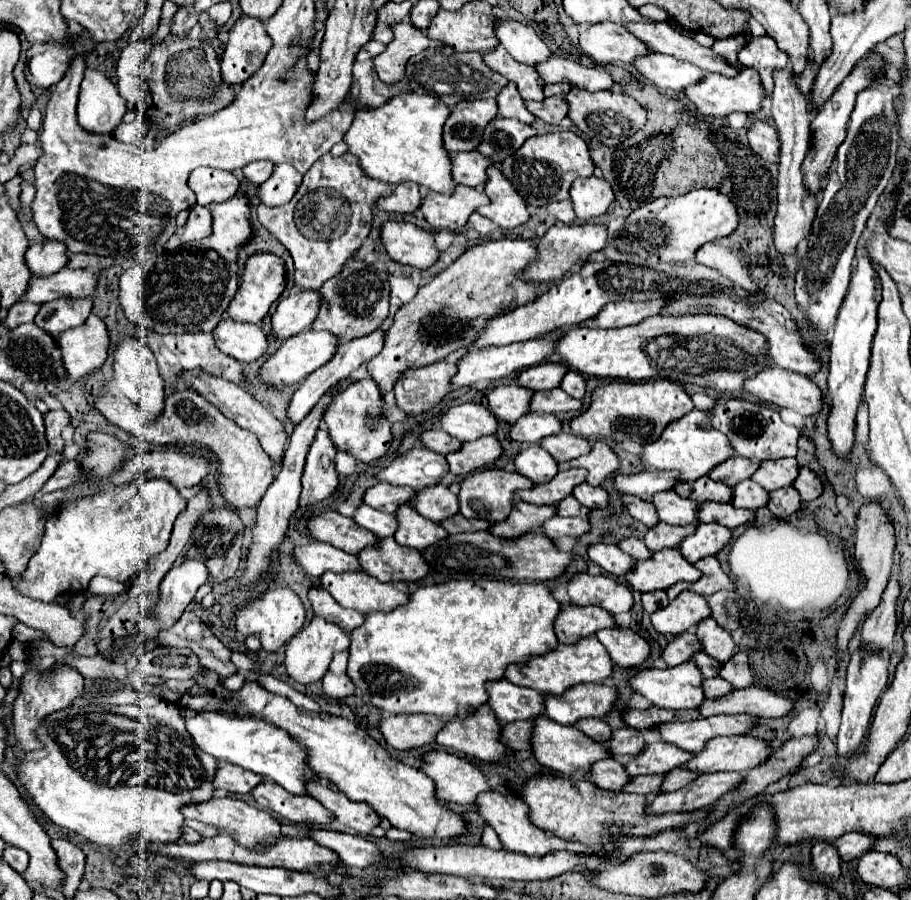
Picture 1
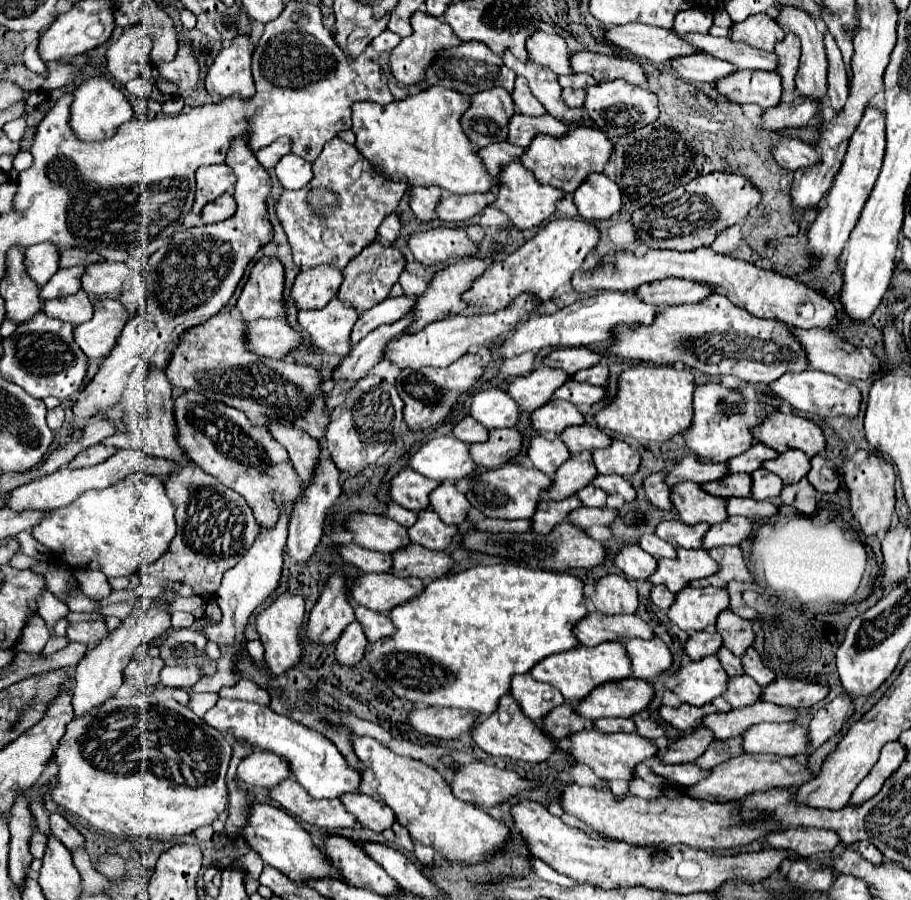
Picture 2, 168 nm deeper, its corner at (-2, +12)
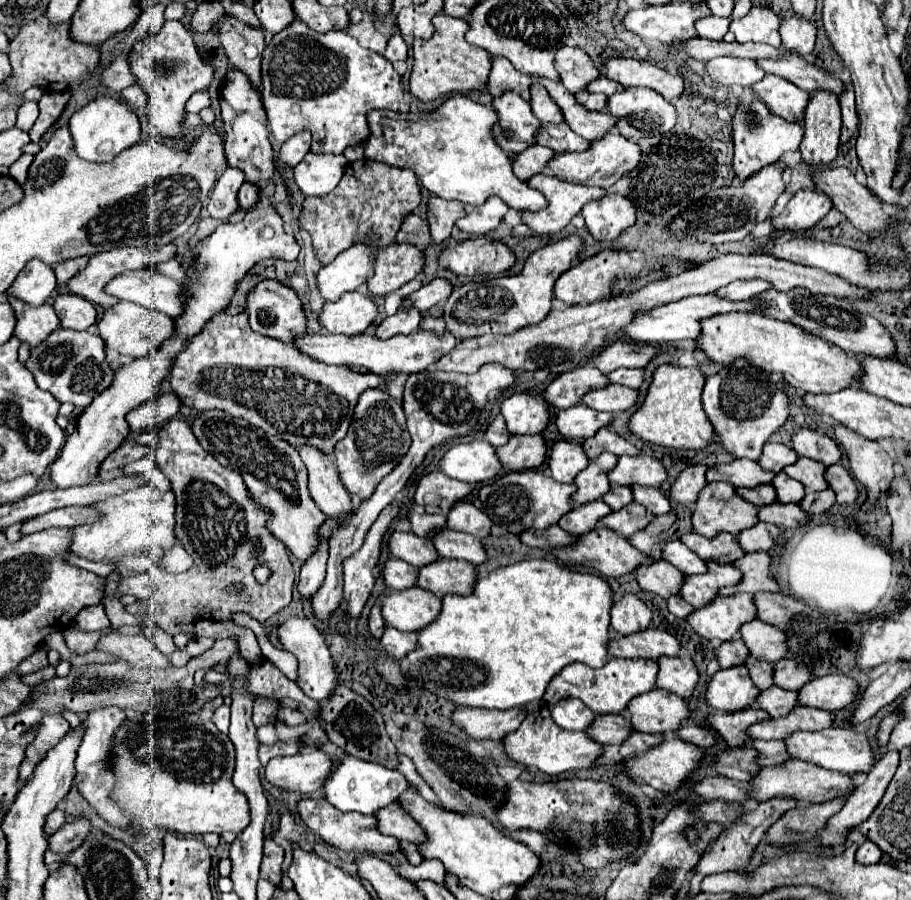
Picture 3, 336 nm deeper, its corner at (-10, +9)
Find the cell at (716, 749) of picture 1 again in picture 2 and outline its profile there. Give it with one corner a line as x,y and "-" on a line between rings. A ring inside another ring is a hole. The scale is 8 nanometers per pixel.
793,722
755,724
743,734
743,752
747,754
776,754
777,756
807,756
805,728

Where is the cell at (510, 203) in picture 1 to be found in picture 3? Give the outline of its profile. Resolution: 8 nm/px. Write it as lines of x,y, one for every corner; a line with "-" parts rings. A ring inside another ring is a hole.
535,175
529,185
549,199
549,207
545,207
545,211
537,211
533,215
523,211
523,221
539,235
563,231
585,203
607,195
605,189
573,185
553,175

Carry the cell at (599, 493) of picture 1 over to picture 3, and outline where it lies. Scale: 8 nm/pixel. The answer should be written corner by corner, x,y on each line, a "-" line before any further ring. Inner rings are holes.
631,487
633,489
633,497
637,503
645,505
649,513
653,515
663,515
671,511
671,501
657,489
657,487

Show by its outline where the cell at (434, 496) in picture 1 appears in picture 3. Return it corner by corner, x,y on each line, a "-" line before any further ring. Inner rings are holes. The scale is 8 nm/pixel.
459,501
447,515
447,527
453,531
469,533
477,539
485,539
491,533
491,519
479,511
471,501

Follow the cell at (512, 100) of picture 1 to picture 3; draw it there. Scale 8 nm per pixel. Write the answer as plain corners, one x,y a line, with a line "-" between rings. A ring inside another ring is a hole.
533,83
531,85
531,107
535,117
547,125
547,123
561,123
561,109
557,107
557,103
549,97
547,89
541,83

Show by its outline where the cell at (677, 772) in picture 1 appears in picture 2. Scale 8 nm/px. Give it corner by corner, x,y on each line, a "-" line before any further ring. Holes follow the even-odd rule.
727,738
727,740
713,740
709,748
695,760
695,764
703,770
709,770
733,756
741,754
741,738

